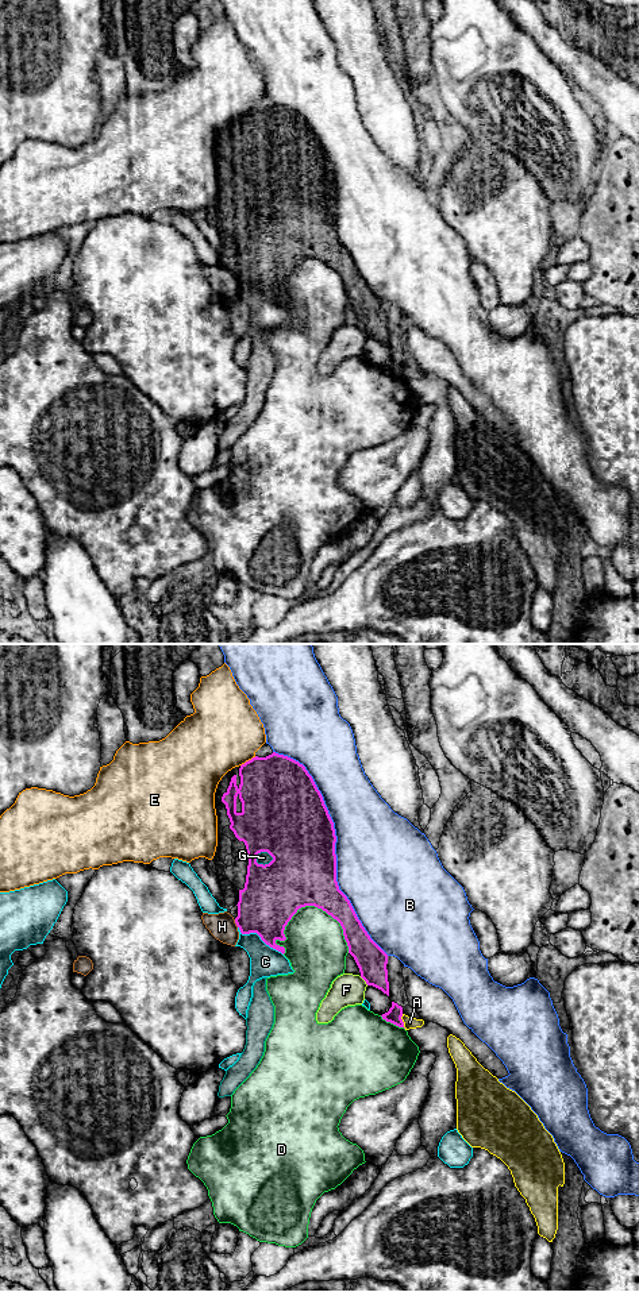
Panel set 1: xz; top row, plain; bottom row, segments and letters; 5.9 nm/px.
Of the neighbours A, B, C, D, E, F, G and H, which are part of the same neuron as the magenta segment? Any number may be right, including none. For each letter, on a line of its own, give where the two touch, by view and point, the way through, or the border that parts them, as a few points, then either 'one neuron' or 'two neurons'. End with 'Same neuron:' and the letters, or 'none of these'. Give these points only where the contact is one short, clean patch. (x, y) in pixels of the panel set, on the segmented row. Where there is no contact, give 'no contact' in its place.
A: meets magenta in xz at (401, 1021); border along xz (401, 1014), (405, 1028); two neurons
B: meets magenta in xz at (334, 845); two neurons
C: meets magenta in xz at (260, 936); two neurons
D: meets magenta in xz at (314, 905); two neurons
E: meets magenta in xz at (249, 760); two neurons
F: meets magenta in xz at (364, 979); border along xz (360, 976), (368, 984); two neurons
G: meets magenta in xz at (265, 851); two neurons
H: meets magenta in xz at (235, 922); border along xz (234, 920), (238, 926); two neurons
Same neuron: none of these

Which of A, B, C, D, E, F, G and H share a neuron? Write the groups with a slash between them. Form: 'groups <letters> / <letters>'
groups A / B / C / D / E / F / G / H

